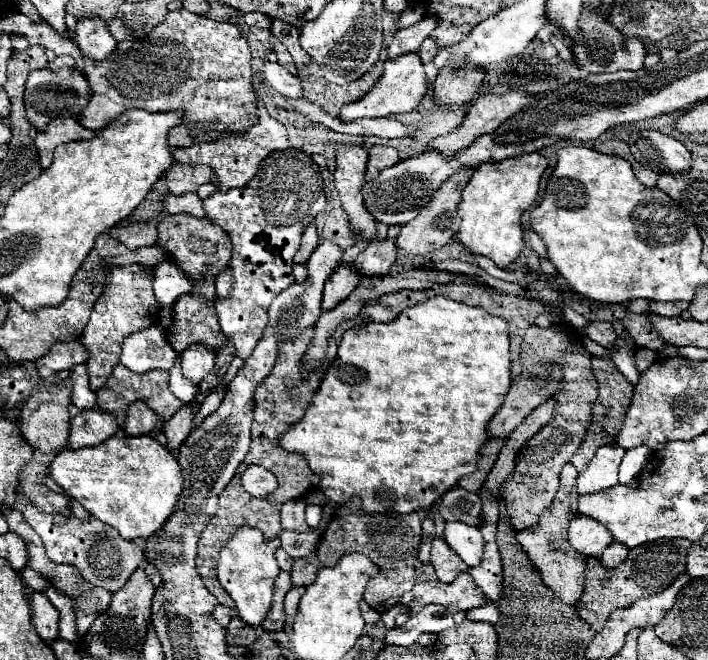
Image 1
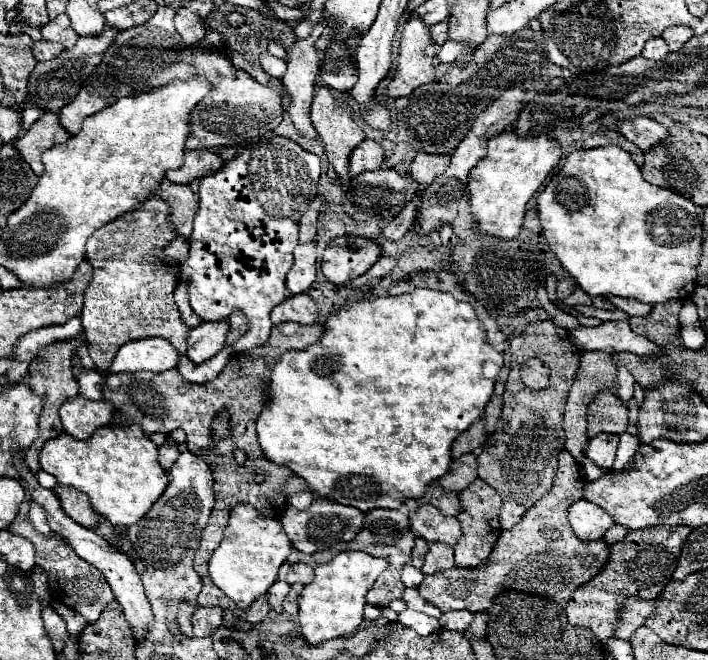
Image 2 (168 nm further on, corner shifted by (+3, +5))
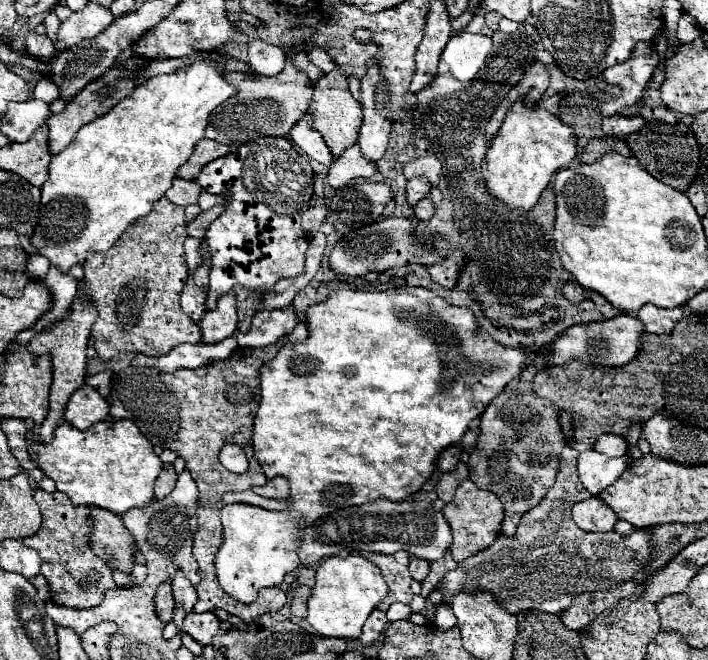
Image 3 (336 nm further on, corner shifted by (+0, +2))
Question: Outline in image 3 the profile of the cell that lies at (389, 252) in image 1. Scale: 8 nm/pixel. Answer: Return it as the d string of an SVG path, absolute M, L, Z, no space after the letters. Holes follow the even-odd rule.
M425 197L425 201L421 201L413 207L413 217L415 217L415 221L427 221L427 219L431 219L433 211L435 211L435 207L433 207L431 199Z

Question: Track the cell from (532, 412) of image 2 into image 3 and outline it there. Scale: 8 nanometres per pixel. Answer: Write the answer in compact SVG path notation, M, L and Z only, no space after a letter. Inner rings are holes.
M549 349L539 351L533 363L523 367L521 377L509 381L505 391L489 403L481 415L479 443L469 459L469 479L473 479L479 489L495 493L505 505L505 535L515 535L523 513L533 509L545 497L547 489L555 483L555 475L559 471L559 455L567 445L559 425L557 405L553 401L537 397L531 387L531 381L539 371L535 367L545 367L547 355Z

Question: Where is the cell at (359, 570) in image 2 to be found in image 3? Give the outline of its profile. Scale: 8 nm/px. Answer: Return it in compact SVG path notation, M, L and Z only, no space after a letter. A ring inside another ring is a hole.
M361 555L325 559L317 569L317 583L307 599L307 621L323 637L357 639L365 619L385 597L385 593L387 585L381 577L381 571Z

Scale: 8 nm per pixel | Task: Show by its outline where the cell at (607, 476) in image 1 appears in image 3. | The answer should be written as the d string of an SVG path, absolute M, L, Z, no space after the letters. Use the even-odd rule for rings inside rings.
M601 435L595 441L593 449L597 453L607 455L607 457L623 457L623 455L627 455L627 443L625 443L625 439L621 435Z

